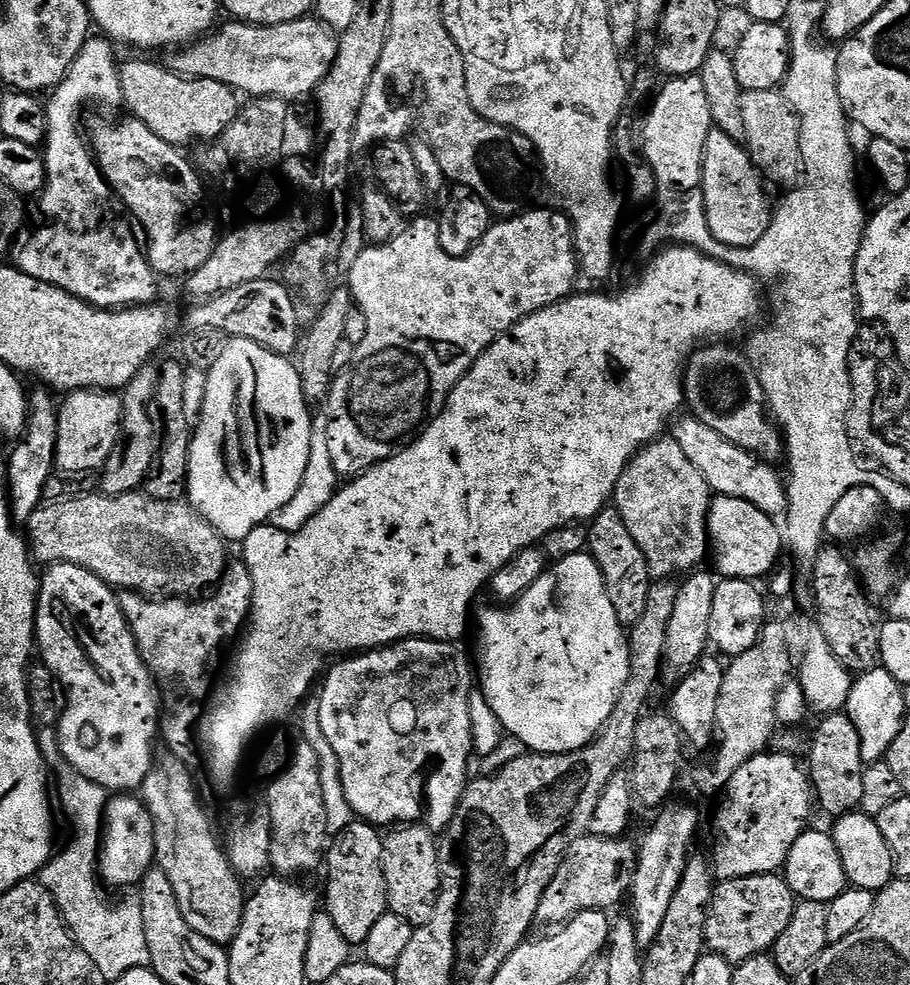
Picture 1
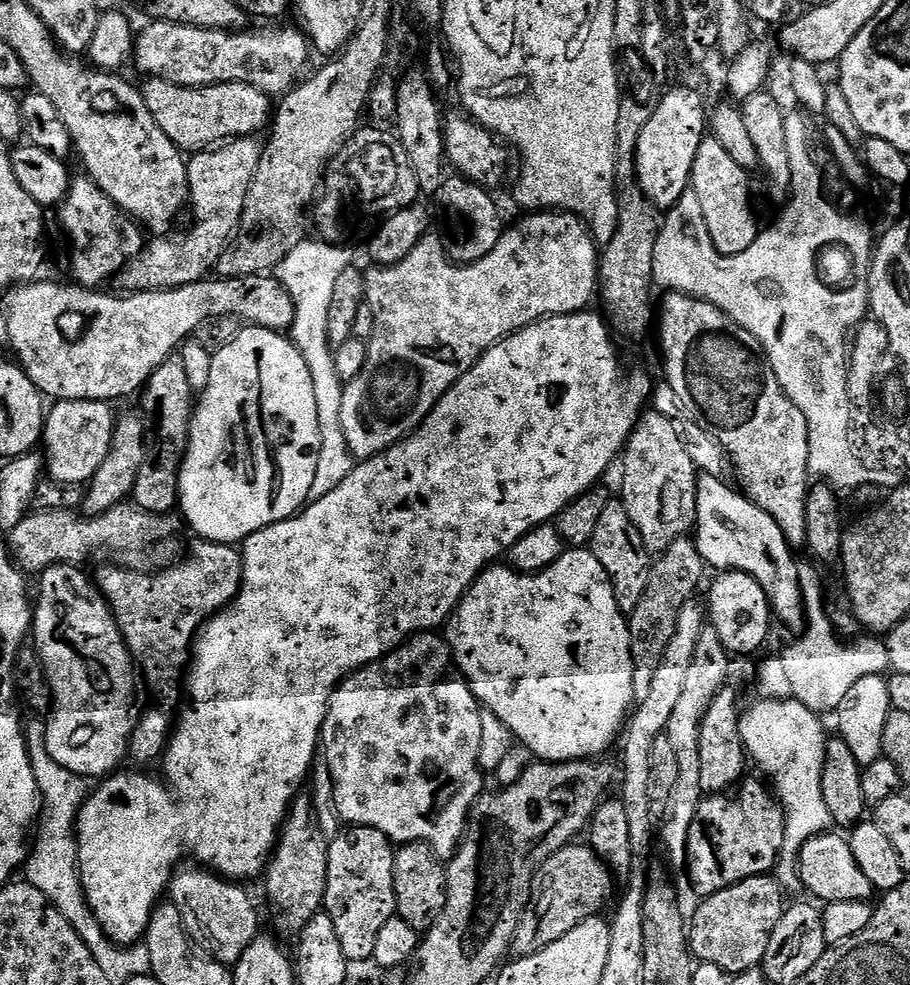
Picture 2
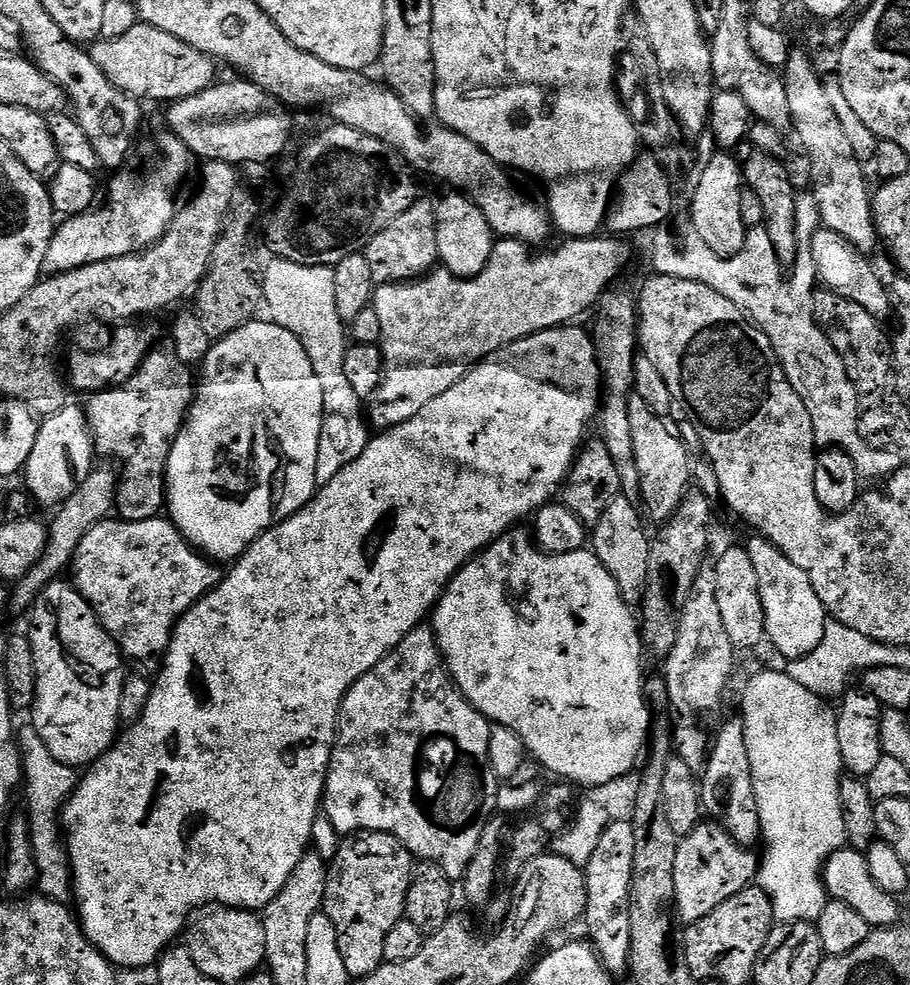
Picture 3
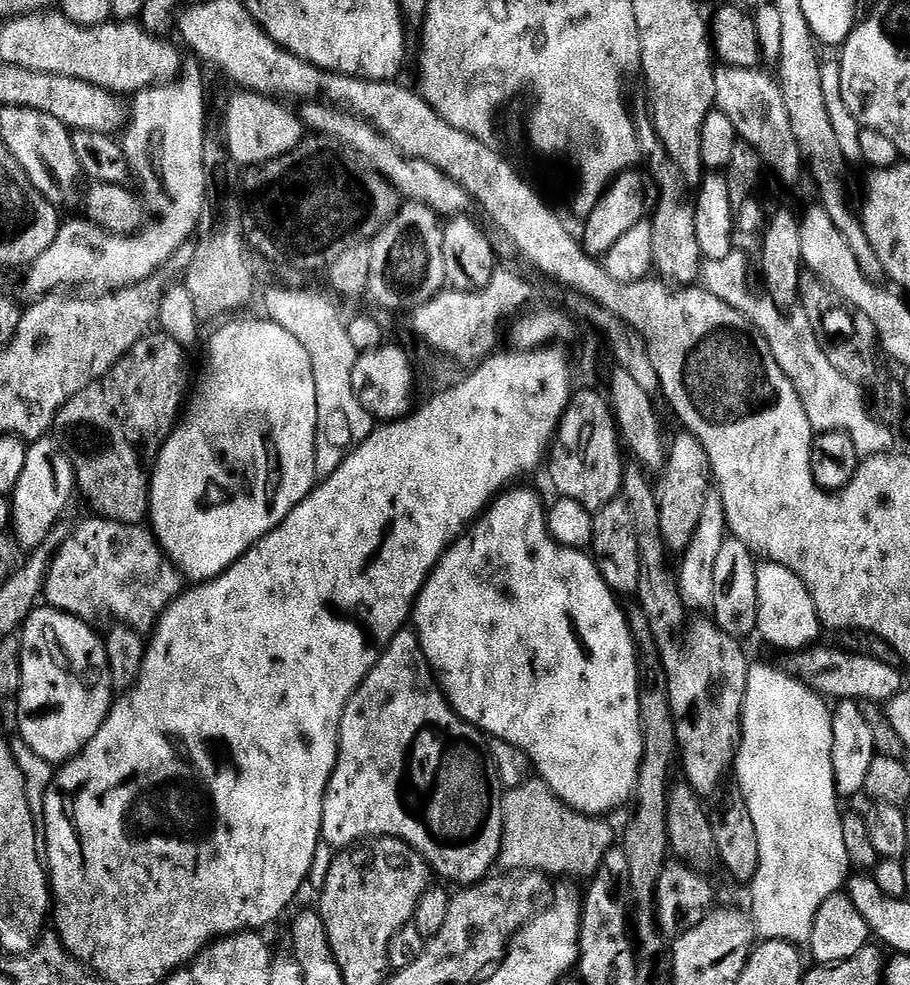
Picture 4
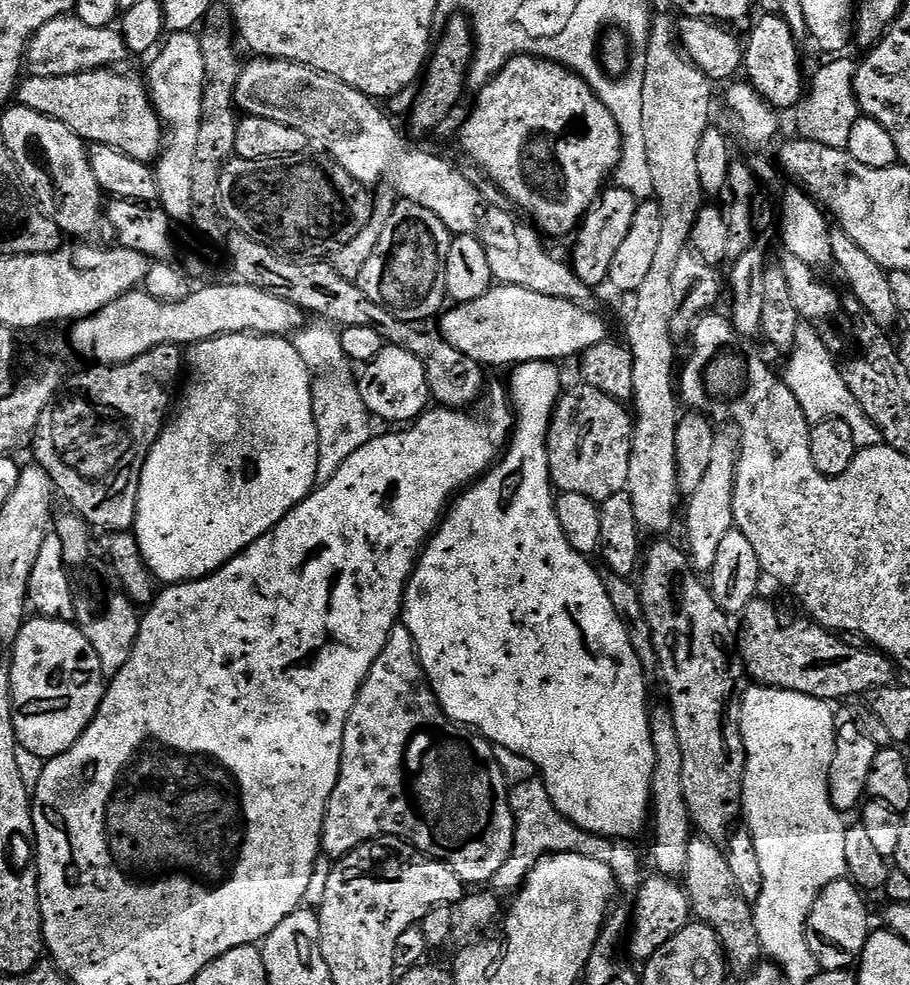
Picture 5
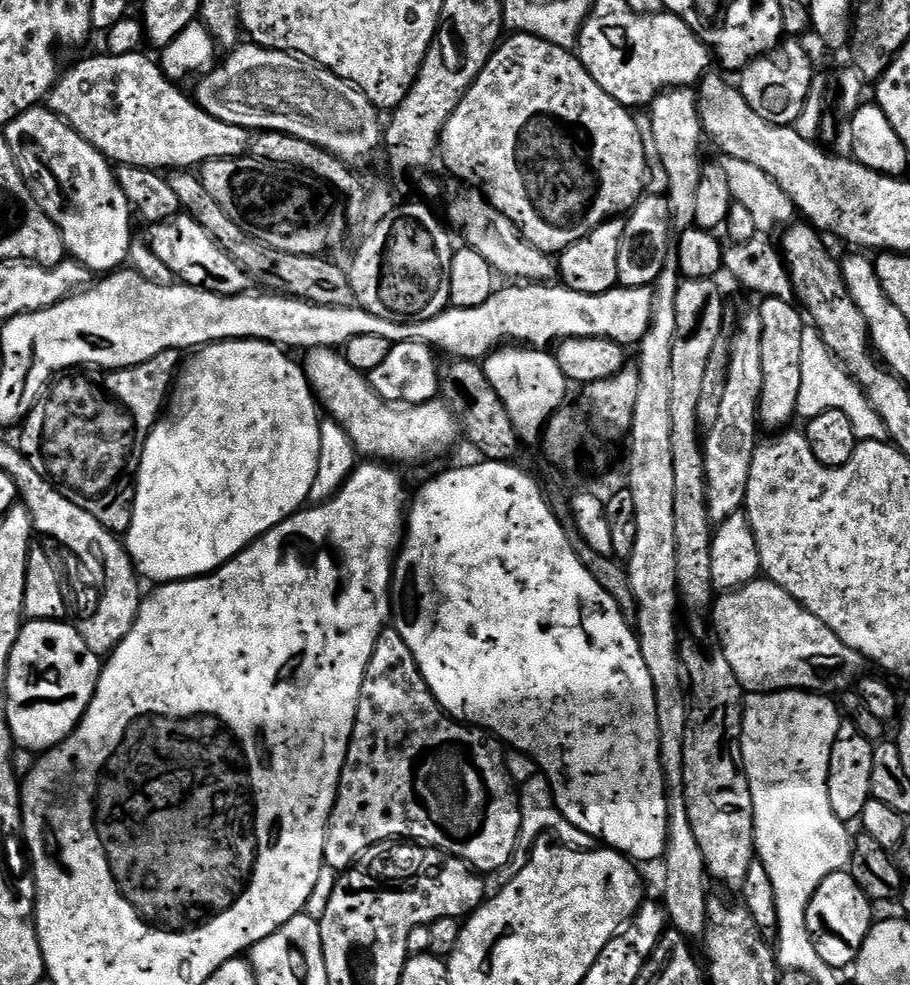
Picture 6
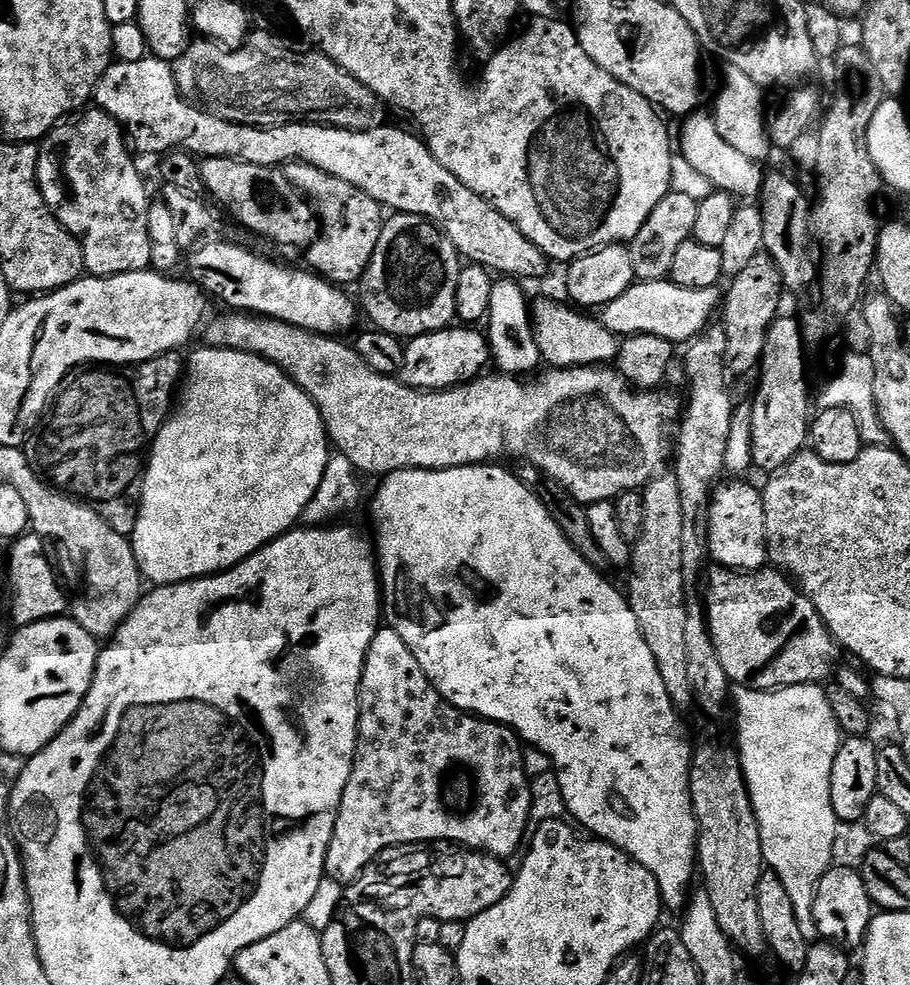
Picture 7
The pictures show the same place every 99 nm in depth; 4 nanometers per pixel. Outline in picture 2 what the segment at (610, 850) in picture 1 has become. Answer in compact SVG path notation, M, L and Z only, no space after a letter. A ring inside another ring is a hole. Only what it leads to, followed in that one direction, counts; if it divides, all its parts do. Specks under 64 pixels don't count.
M573 842L555 852L532 879L532 898L518 922L518 930L512 939L511 955L519 958L534 954L550 946L550 942L558 942L562 934L570 934L578 922L601 915L605 911L604 903L608 900L612 880L614 876L608 865L591 847L584 845L583 848L580 842Z

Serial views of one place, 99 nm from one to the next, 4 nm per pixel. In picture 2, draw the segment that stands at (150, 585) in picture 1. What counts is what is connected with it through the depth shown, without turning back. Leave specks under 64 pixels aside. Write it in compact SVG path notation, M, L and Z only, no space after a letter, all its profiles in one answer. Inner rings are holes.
M132 502L119 504L99 514L67 512L64 508L34 512L24 516L6 536L13 564L25 574L45 572L52 564L84 566L100 551L109 552L118 559L115 561L138 573L163 570L177 559L176 551L180 544L175 540L176 528L168 521L169 517L142 510Z

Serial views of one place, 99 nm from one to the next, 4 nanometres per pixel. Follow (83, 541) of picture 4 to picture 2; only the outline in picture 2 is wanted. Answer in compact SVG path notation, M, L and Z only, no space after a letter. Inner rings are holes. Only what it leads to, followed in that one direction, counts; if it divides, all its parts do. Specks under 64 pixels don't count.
M200 540L193 546L192 552L196 556L189 560L181 559L163 570L138 573L132 568L114 566L116 568L104 568L94 576L94 583L120 628L133 665L156 696L172 696L179 688L181 691L181 680L189 667L190 653L202 625L232 603L240 592L241 581L244 580L244 558L239 547L219 544L213 540Z

